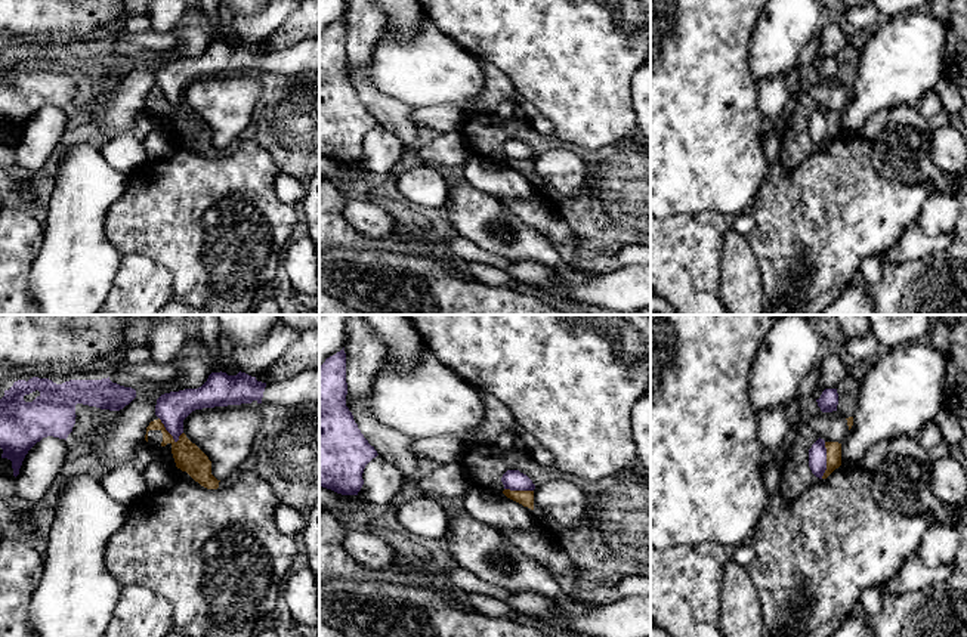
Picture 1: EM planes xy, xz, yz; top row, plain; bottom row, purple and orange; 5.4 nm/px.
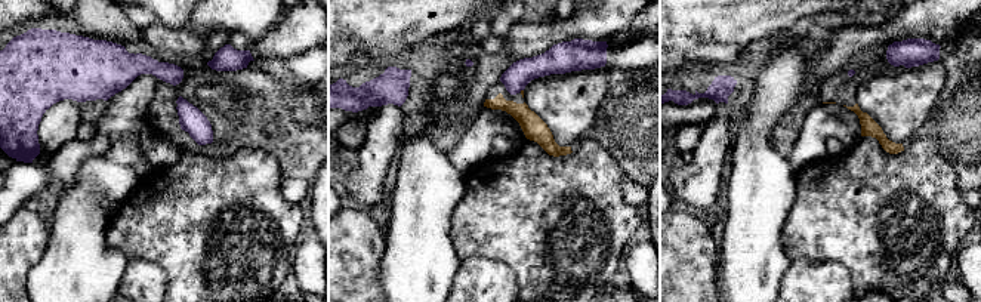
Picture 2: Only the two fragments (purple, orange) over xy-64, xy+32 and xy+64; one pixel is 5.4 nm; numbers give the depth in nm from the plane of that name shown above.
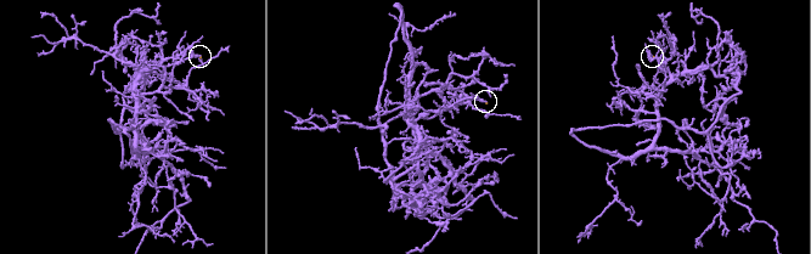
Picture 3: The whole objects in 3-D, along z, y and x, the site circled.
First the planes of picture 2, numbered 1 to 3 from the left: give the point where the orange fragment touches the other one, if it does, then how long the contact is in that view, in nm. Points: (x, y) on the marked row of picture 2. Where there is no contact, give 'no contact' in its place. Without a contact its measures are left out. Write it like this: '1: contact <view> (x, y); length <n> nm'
1: no contact
2: contact xy+32 (521, 89); length 30 nm
3: no contact

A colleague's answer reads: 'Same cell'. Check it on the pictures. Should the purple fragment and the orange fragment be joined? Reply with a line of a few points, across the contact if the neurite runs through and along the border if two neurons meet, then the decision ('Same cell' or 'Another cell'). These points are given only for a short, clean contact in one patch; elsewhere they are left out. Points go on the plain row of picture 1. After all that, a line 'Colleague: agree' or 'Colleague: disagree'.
Line: yz (825, 111), (825, 141), (821, 147). Another cell
Colleague: disagree

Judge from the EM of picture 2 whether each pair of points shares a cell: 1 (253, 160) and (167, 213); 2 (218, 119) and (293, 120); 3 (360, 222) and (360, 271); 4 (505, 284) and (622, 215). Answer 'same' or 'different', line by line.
1: same
2: same
3: same
4: different

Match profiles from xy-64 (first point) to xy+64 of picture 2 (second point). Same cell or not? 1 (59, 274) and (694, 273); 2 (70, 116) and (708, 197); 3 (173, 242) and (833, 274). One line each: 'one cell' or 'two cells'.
1: two cells
2: one cell
3: two cells

